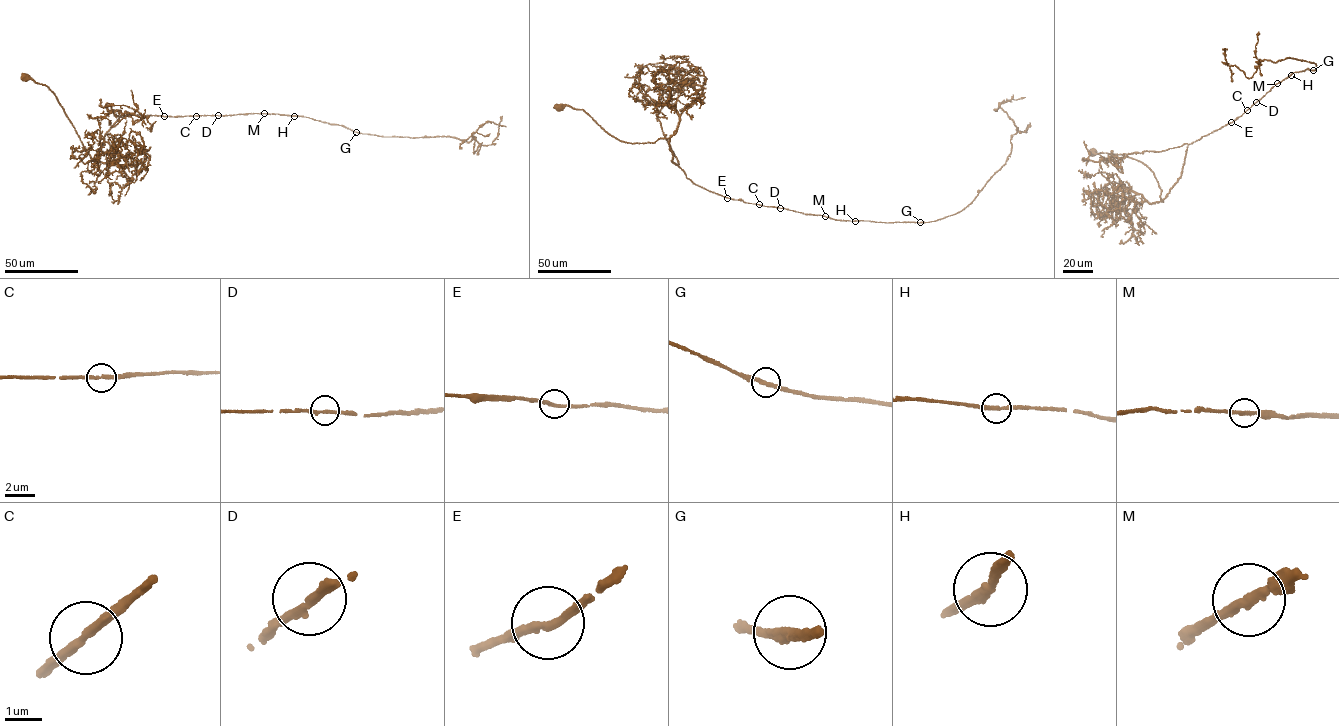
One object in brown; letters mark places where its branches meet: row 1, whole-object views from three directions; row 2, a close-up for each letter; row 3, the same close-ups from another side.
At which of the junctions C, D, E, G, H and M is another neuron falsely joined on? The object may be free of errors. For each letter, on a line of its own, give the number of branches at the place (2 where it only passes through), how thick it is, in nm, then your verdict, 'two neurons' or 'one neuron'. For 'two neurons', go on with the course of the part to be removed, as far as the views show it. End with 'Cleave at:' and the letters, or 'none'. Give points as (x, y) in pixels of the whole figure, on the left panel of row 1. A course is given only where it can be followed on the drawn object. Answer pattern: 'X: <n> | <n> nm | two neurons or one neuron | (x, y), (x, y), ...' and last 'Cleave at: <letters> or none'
C: 2 | 200 nm | one neuron
D: 2 | 180 nm | one neuron
E: 2 | 200 nm | one neuron
G: 2 | 200 nm | one neuron
H: 2 | 220 nm | one neuron
M: 2 | 220 nm | one neuron
Cleave at: none

